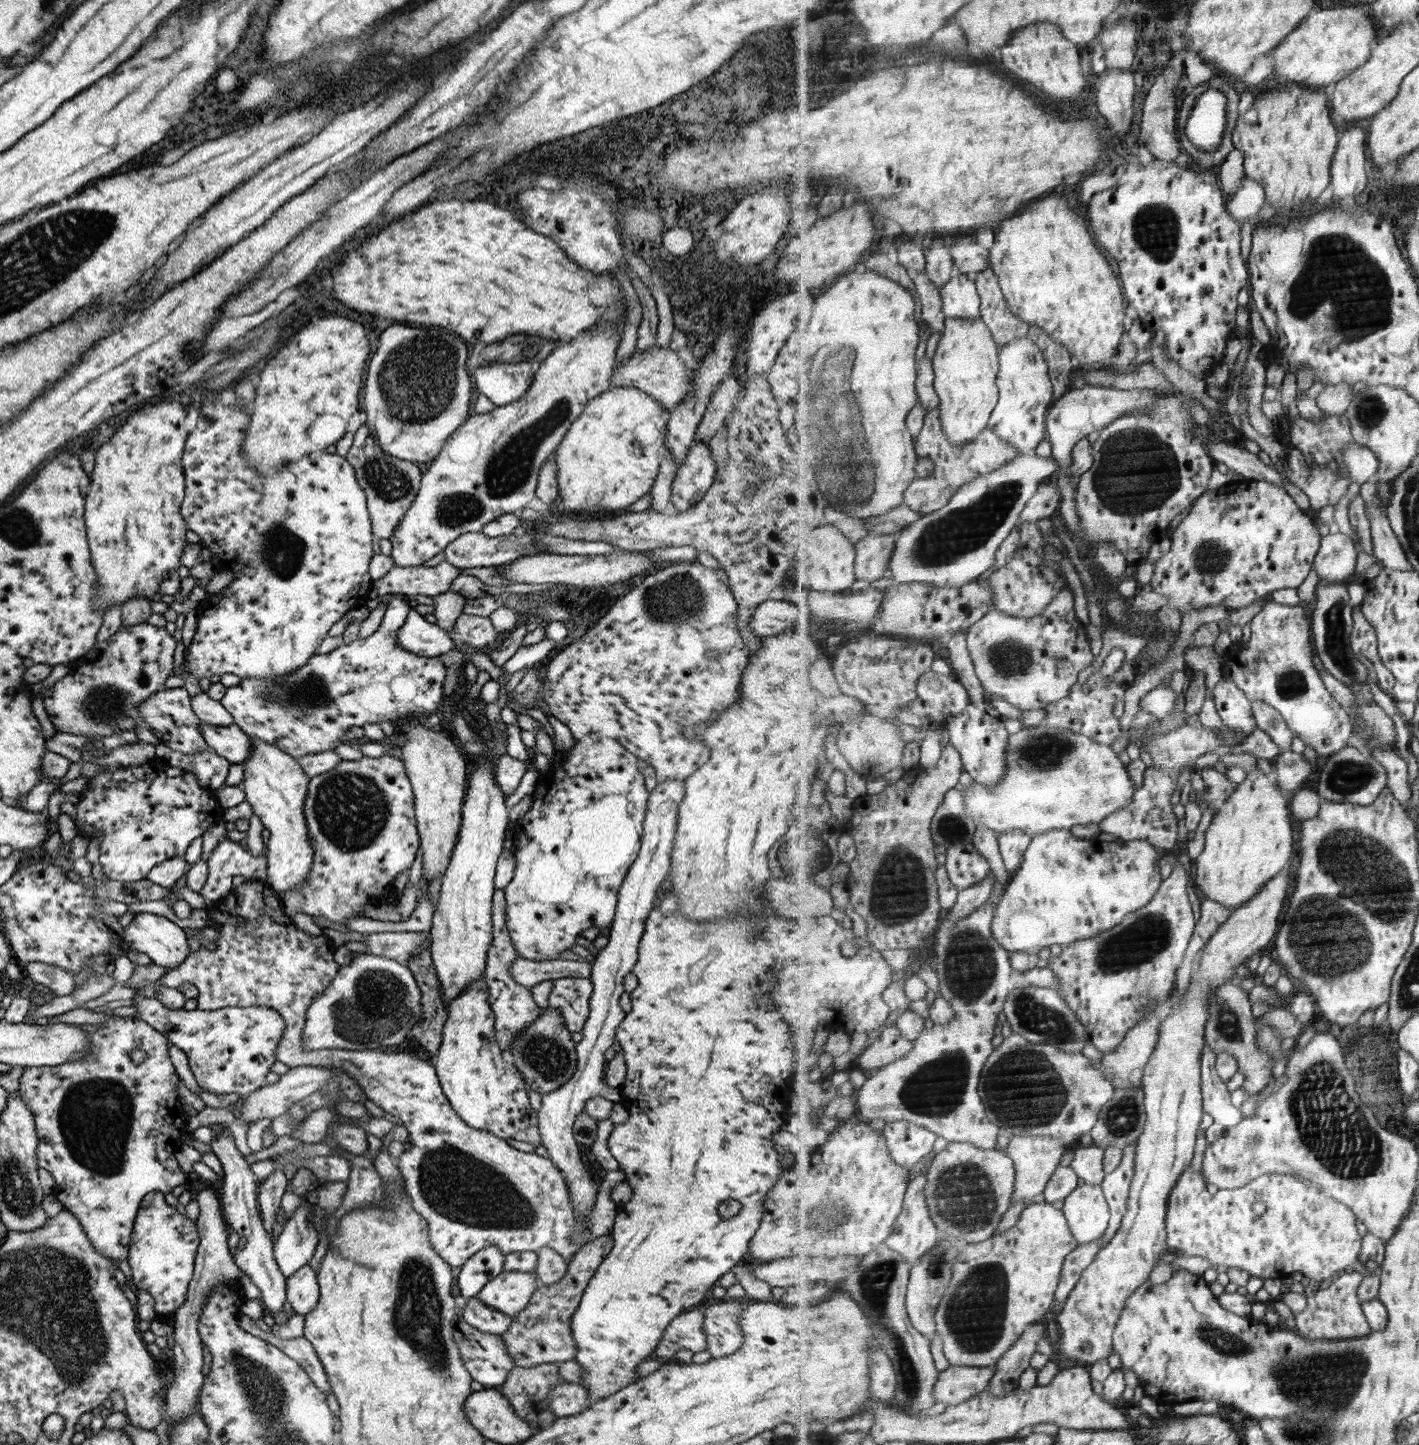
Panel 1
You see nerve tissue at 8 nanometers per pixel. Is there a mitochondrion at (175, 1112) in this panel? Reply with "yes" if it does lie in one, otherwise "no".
no

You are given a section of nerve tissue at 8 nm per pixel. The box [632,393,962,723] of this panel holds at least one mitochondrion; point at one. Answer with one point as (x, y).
(666, 602)

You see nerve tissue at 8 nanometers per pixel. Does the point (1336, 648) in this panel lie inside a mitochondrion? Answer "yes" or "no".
yes

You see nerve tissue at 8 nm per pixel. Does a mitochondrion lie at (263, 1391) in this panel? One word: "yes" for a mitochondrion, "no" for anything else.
yes

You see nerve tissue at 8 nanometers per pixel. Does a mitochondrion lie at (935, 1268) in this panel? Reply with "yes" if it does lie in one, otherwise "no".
yes

